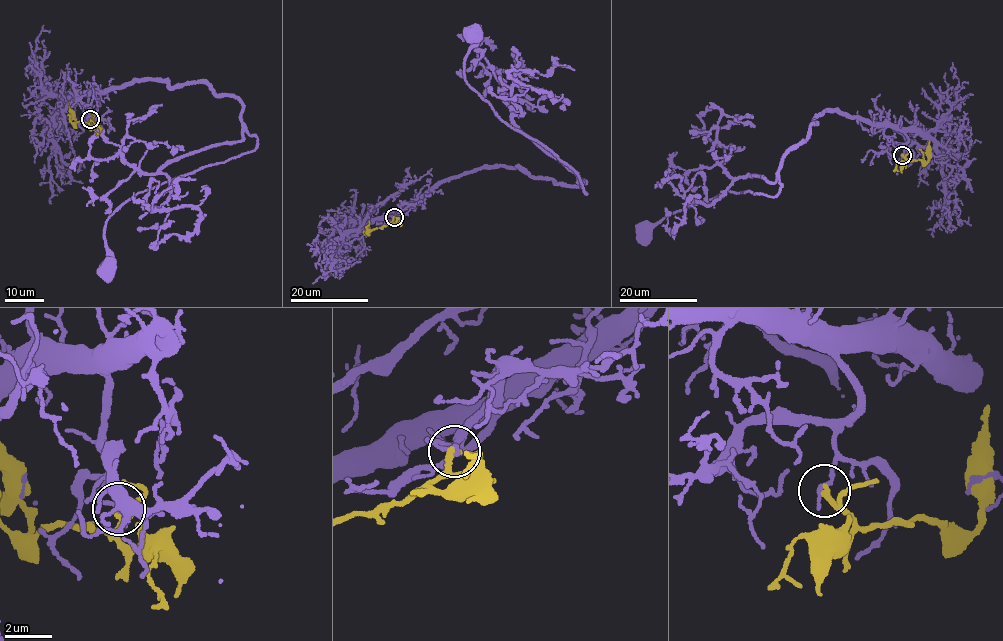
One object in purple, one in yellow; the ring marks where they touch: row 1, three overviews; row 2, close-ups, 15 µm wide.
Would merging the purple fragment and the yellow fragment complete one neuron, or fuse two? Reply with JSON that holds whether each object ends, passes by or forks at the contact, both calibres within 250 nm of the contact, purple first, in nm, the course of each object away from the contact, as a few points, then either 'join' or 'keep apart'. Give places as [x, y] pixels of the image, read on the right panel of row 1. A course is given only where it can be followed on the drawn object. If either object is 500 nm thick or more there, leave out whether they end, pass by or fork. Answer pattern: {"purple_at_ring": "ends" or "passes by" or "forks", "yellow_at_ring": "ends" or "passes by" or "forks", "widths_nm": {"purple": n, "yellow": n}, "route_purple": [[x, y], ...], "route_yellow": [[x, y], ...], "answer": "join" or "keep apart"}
{"purple_at_ring": "ends", "yellow_at_ring": "passes by", "widths_nm": {"purple": 200, "yellow": 200}, "route_purple": [[902, 155], [906, 133], [825, 111], [783, 158], [779, 192], [774, 196], [727, 190], [666, 215], [642, 232]], "route_yellow": [[902, 155], [909, 161], [918, 159], [926, 163], [929, 141]], "answer": "keep apart"}

